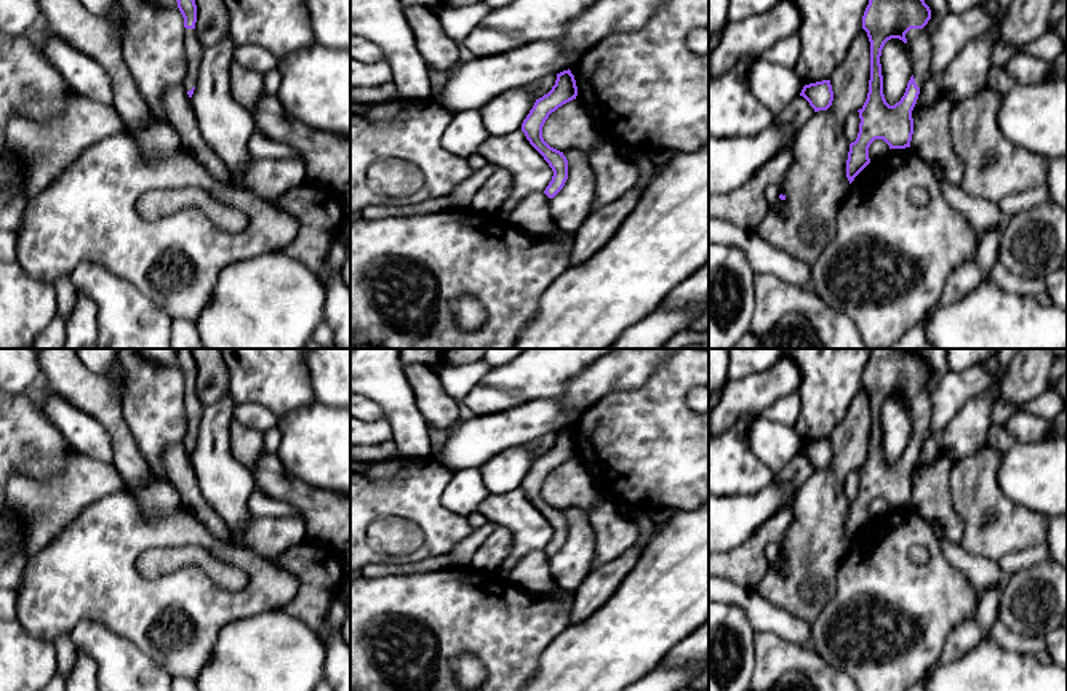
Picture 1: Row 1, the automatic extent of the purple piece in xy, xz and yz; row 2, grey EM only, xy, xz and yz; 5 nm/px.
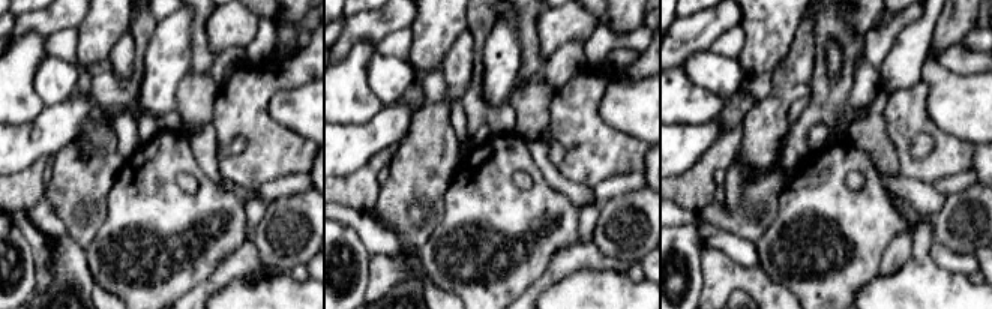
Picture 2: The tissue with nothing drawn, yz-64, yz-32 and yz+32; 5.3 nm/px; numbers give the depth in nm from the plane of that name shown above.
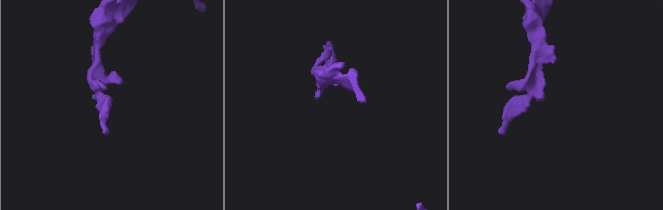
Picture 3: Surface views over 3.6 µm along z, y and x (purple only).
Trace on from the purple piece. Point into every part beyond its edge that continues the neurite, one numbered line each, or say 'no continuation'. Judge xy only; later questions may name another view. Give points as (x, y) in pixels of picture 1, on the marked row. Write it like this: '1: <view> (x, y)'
1: xy (194, 50)

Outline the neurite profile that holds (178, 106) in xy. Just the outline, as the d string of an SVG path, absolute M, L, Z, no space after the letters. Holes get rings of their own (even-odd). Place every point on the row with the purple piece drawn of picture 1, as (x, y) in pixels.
M174 86L165 94L165 112L168 122L181 138L181 144L189 150L213 176L219 176L224 184L234 184L230 170L205 142L198 131L195 112L184 86Z

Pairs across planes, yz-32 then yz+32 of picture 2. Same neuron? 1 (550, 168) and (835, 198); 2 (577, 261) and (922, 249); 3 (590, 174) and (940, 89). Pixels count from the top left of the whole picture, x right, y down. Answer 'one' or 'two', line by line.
1: two
2: two
3: two

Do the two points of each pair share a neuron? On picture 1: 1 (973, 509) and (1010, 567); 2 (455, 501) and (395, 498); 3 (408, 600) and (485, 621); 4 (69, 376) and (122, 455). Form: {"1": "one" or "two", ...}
{"1": "two", "2": "two", "3": "one", "4": "one"}

